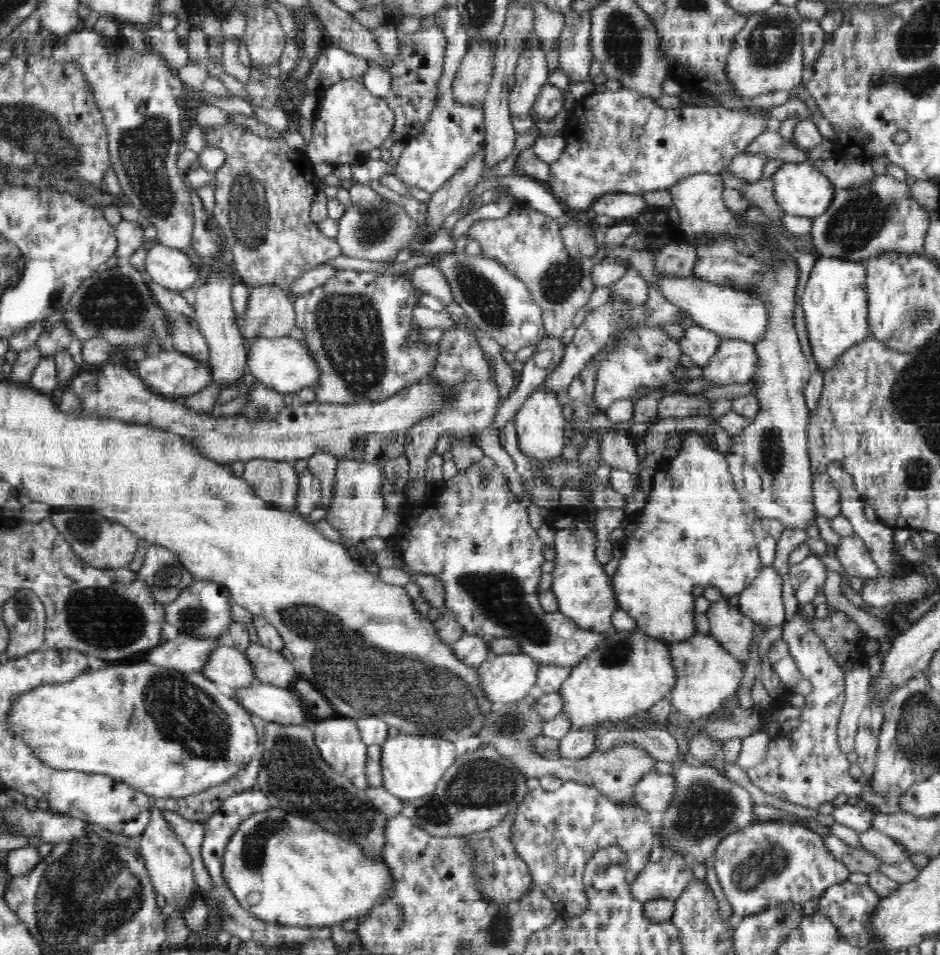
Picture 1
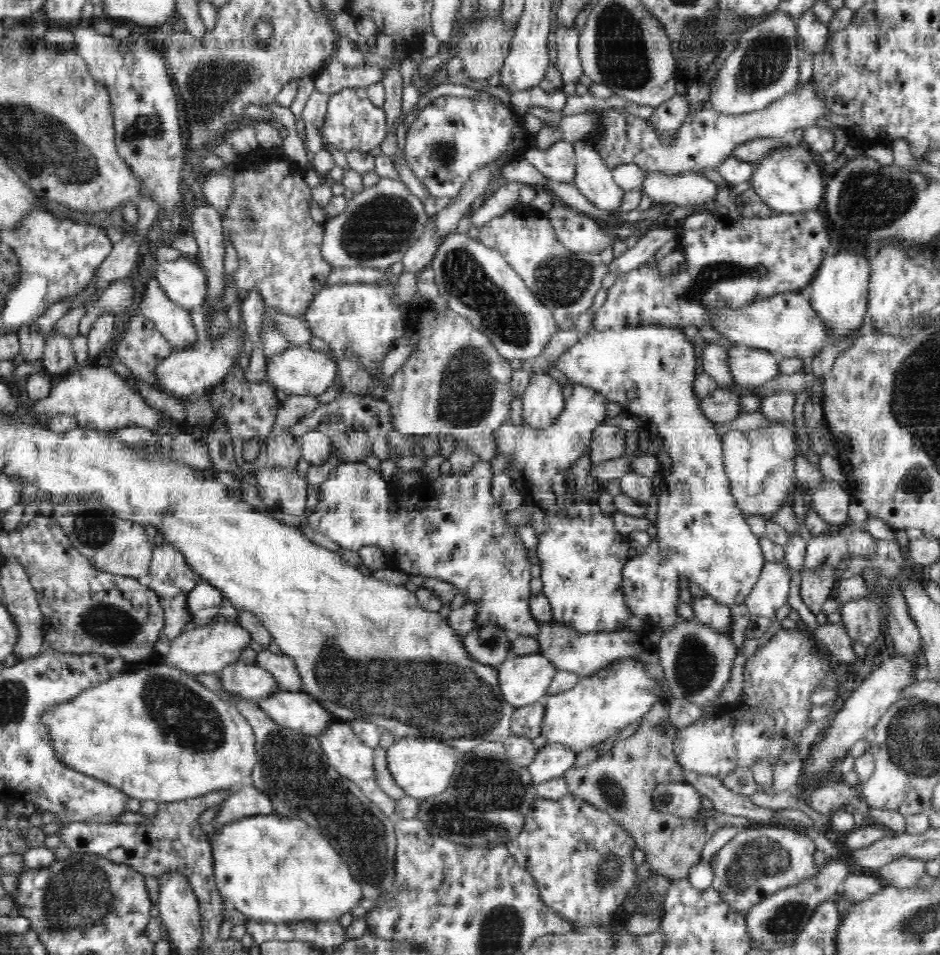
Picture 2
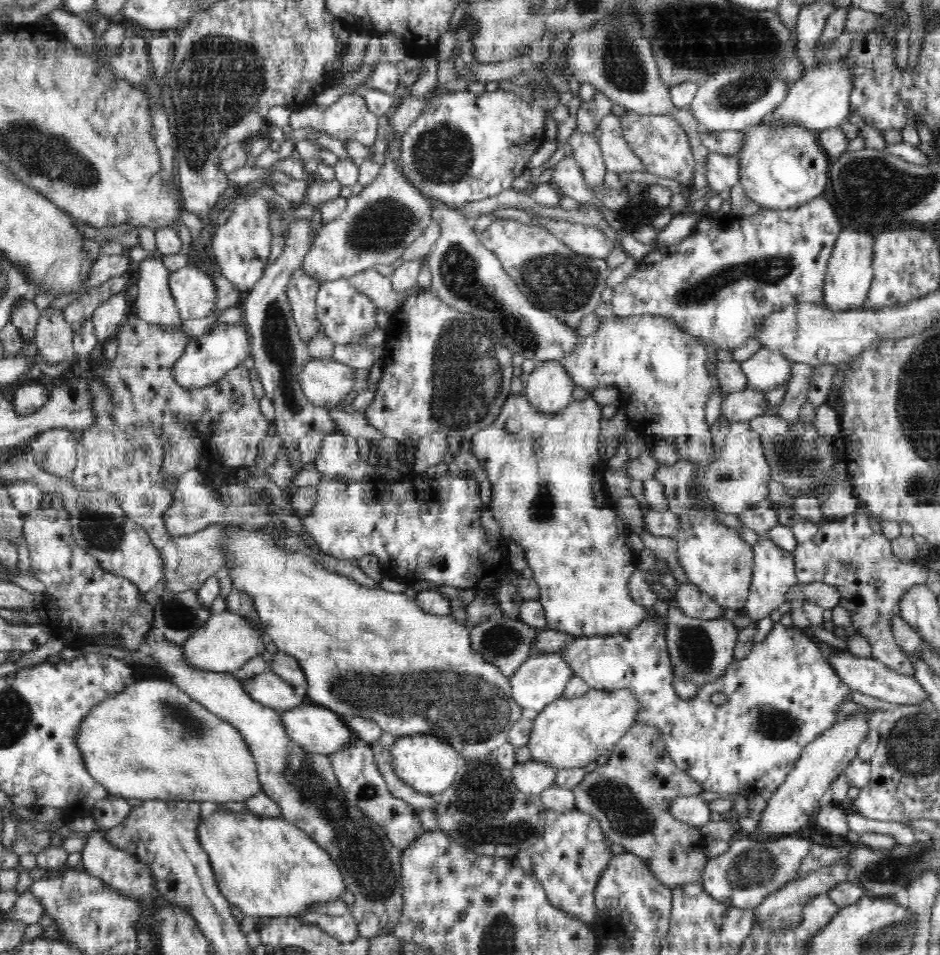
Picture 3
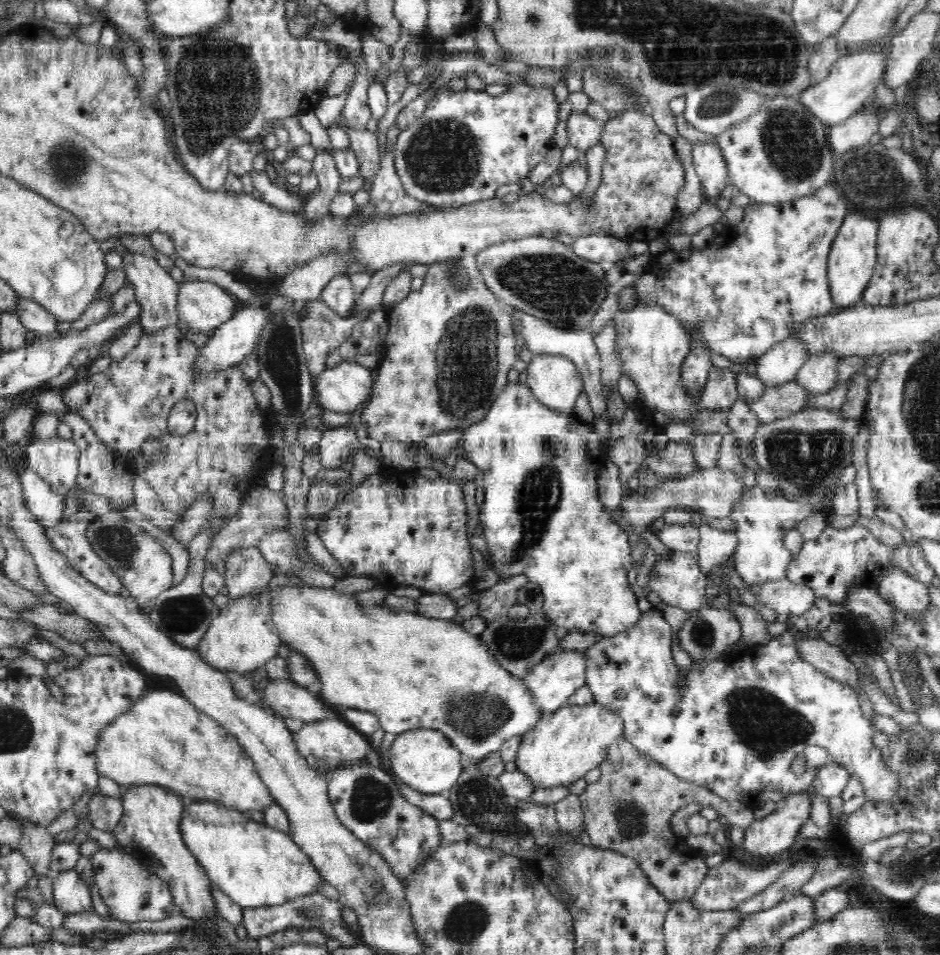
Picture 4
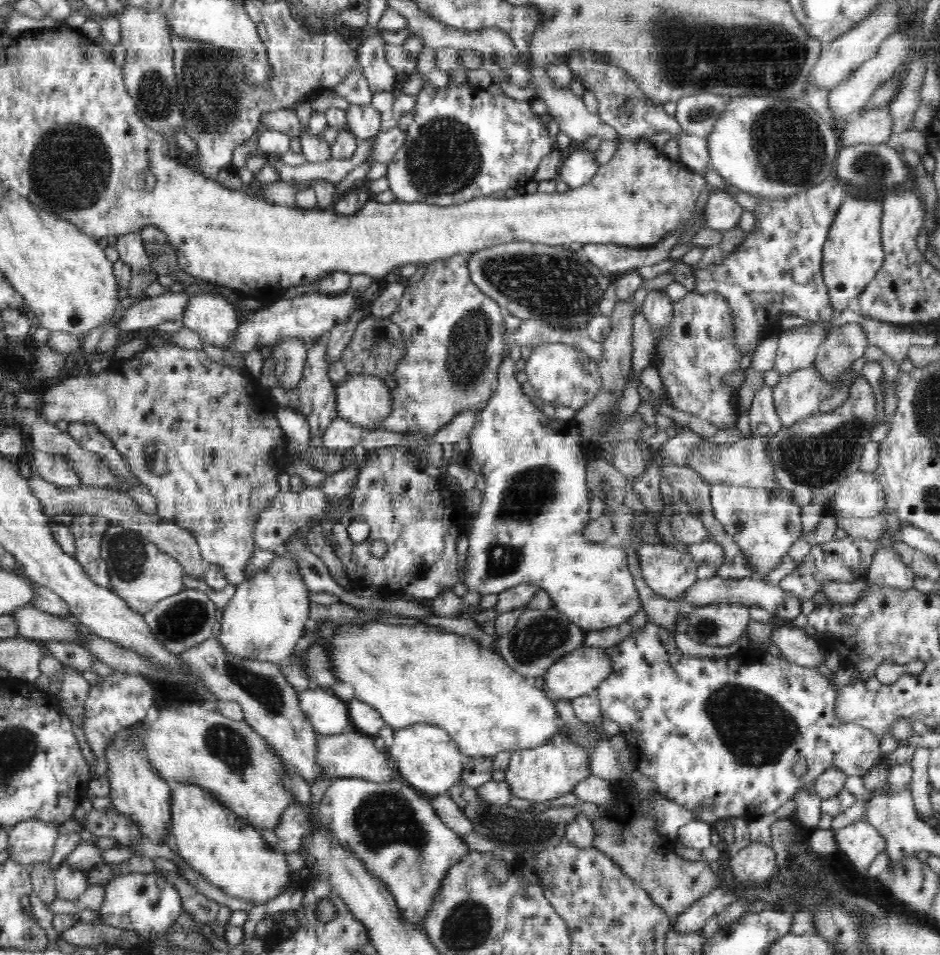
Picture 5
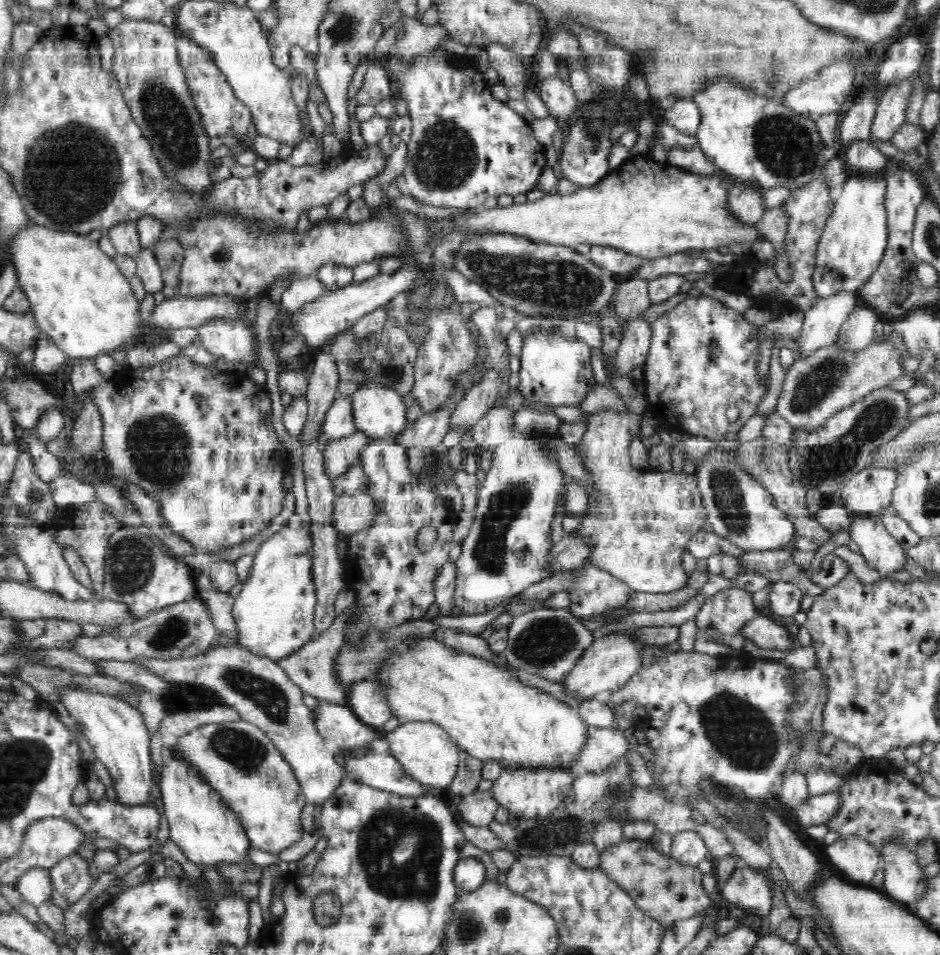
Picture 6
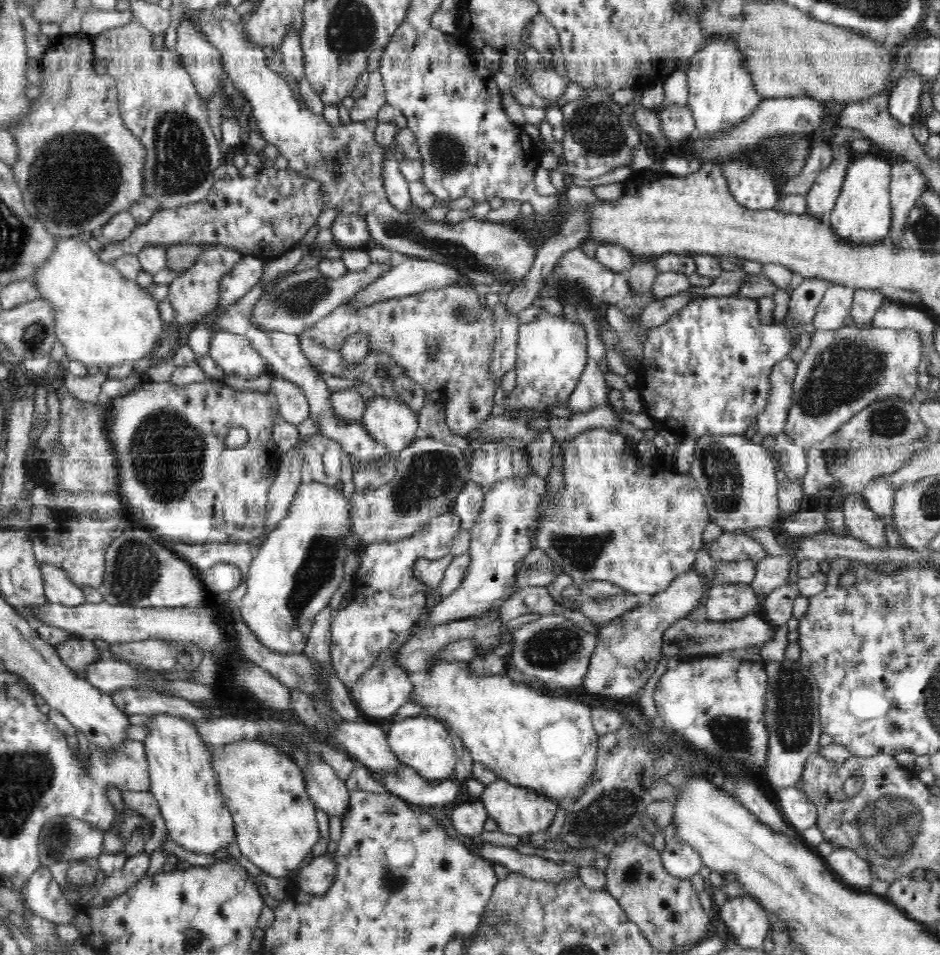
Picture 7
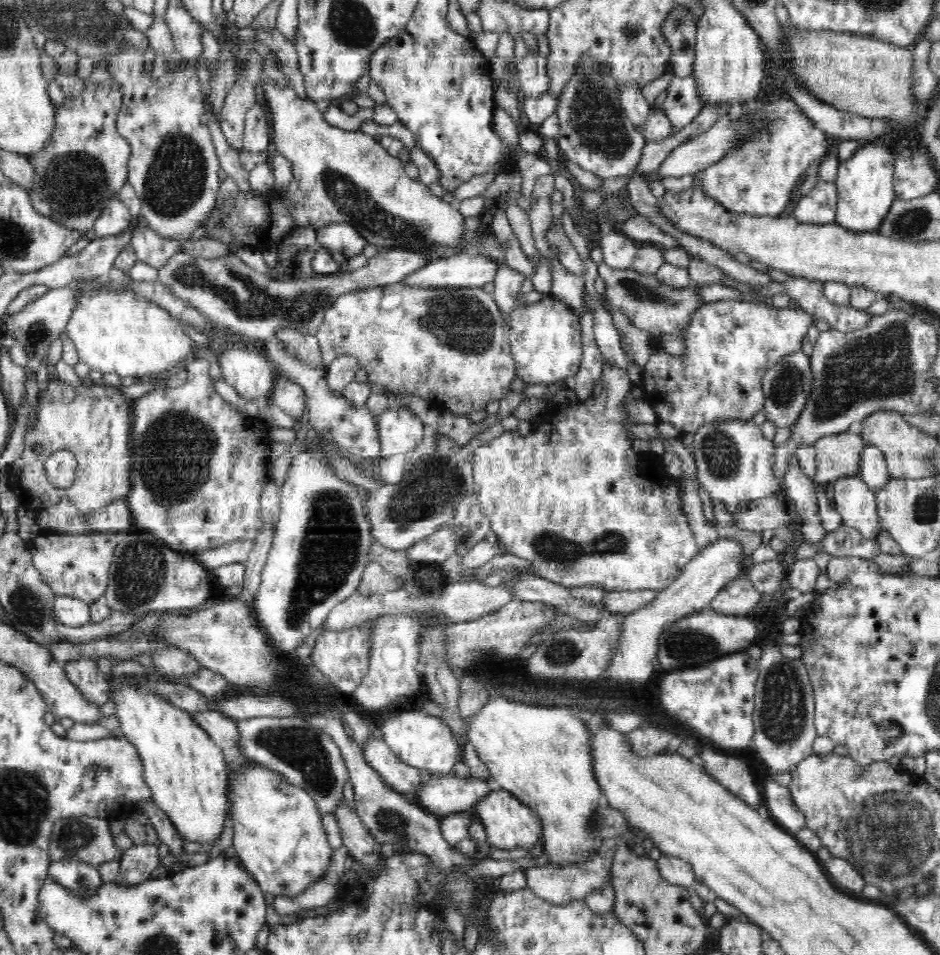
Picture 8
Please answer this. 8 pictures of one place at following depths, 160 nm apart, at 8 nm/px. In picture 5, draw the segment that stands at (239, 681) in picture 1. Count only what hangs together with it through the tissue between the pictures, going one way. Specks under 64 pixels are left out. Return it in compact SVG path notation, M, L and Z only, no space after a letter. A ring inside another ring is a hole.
M312 686L307 691L298 691L298 699L300 699L298 705L318 734L344 734L350 730L356 730L351 726L347 703L338 695L330 695L321 688Z

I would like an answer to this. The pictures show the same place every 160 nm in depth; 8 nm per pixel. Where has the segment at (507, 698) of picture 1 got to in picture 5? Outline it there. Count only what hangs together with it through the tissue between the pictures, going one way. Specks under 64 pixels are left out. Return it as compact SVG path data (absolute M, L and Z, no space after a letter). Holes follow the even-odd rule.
M582 645L574 652L566 655L565 658L558 660L553 666L548 668L544 679L544 693L554 702L558 699L574 700L578 696L584 696L598 688L598 684L606 681L613 672L611 657L607 649L594 648Z

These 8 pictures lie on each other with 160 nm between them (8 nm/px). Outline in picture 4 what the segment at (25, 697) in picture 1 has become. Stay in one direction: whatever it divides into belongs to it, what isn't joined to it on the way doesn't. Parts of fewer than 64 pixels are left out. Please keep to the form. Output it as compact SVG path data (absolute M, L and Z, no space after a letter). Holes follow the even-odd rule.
M149 688L146 694L110 726L106 726L96 744L96 770L100 776L107 776L121 787L151 784L174 791L188 801L212 802L242 813L257 810L264 813L275 803L268 787L247 755L238 739L220 723L192 705L186 697L175 692Z

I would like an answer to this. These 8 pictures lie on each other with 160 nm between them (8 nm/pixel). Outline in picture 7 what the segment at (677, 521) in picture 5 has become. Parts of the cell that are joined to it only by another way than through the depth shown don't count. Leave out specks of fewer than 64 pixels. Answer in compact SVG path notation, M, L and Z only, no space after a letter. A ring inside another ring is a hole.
M722 533L710 544L706 544L707 554L716 562L741 562L750 560L756 564L767 557L764 548L745 534Z

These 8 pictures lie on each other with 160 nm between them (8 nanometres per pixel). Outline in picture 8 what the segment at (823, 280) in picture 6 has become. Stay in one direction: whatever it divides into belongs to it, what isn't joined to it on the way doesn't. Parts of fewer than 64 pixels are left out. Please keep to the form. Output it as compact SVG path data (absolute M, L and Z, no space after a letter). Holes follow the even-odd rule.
M882 141L862 142L848 160L839 164L835 181L838 192L835 221L840 226L857 233L876 232L896 199L893 164L894 156ZM716 300L702 304L698 308L698 312L694 312L690 327L683 333L684 343L686 346L686 354L683 357L673 357L670 353L666 353L663 348L654 345L650 358L646 362L646 366L642 369L641 383L639 384L643 389L642 400L648 401L654 412L659 416L659 422L667 422L673 424L682 434L693 432L695 433L698 428L703 424L713 423L714 421L729 421L729 420L742 420L750 421L753 416L763 410L765 406L765 396L762 388L763 374L772 368L781 358L792 354L793 352L800 351L804 336L806 336L810 326L814 323L814 318L810 313L807 313L799 306L798 309L789 307L778 309L772 306L766 306L753 300Z

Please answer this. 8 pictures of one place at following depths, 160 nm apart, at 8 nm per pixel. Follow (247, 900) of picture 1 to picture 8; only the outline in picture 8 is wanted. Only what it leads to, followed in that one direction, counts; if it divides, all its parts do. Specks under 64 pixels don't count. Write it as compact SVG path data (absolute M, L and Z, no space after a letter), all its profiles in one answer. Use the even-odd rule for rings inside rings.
M124 685L110 692L111 701L115 704L114 716L118 718L120 730L138 751L143 764L145 783L153 794L153 802L168 815L170 822L184 842L213 842L218 838L224 826L230 807L228 799L228 774L223 750L210 738L194 717L185 710L176 708L172 703L154 695L140 685Z

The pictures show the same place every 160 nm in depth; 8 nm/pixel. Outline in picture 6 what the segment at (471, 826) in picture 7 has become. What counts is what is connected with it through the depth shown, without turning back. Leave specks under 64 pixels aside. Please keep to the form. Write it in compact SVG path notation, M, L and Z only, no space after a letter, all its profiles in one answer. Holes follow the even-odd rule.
M491 789L476 790L474 793L466 795L460 804L453 806L453 812L470 826L489 828L498 808L499 805L494 800Z

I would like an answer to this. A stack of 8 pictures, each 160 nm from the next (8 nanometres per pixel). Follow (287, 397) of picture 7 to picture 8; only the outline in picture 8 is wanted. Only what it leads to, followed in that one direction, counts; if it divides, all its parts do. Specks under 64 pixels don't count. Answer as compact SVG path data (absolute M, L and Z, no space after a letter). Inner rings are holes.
M278 376L271 391L276 406L298 420L304 414L306 393L304 389L284 376Z

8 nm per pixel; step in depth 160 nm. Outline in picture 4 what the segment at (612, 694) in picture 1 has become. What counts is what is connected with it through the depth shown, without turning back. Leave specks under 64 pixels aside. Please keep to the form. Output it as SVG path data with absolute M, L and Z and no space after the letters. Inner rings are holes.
M596 702L586 706L566 704L553 712L544 712L538 724L523 735L515 756L515 770L523 772L536 789L569 786L600 766L610 744L622 734L622 719L609 708Z

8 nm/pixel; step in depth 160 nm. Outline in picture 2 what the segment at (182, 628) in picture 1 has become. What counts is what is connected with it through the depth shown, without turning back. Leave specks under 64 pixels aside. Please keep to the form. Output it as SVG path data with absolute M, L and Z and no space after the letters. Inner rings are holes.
M200 580L196 587L188 593L187 610L196 626L206 626L220 615L218 613L223 599L222 592L208 581Z

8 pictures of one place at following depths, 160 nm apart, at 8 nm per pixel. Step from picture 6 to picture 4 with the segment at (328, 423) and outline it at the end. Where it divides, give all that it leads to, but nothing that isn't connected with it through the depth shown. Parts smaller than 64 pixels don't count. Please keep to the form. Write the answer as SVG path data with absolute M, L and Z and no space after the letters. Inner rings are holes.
M369 398L352 413L348 424L332 427L323 432L318 443L320 462L323 468L337 469L338 466L351 459L352 454L359 448L356 426L361 423L361 414L367 407Z

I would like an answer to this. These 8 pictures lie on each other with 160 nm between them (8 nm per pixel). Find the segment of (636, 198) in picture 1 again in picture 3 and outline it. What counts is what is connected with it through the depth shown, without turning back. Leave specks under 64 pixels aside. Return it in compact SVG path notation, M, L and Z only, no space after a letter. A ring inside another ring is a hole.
M575 130L569 138L573 158L580 165L585 184L591 189L606 185L604 177L608 174L603 152L595 134Z

